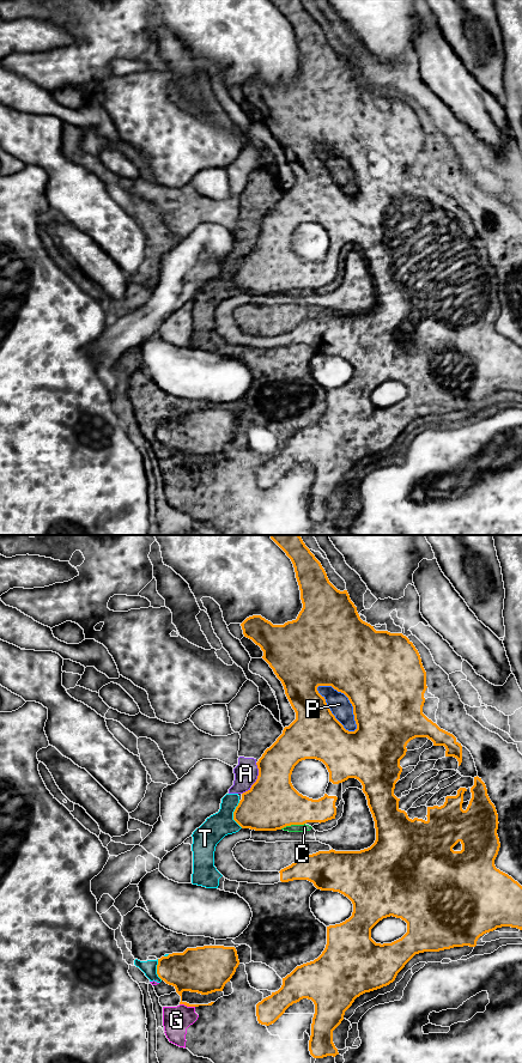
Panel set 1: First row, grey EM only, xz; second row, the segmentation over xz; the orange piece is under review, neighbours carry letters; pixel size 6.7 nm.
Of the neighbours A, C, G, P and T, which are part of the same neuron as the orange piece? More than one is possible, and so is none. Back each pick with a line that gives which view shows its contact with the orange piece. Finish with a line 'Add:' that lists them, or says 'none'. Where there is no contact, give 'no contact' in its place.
Add: none

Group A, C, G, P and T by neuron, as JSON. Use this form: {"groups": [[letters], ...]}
{"groups": [["A", "C", "G", "P", "T"]]}

